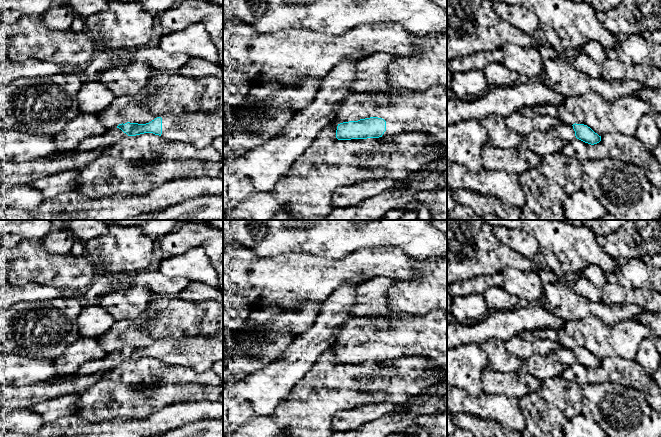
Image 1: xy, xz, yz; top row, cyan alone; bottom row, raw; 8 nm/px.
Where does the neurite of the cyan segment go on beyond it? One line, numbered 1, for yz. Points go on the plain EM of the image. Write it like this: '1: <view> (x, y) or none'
1: yz (564, 356)

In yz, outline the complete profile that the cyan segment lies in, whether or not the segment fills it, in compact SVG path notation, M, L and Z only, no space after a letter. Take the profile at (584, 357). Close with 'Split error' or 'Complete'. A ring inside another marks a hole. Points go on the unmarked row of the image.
M561 347L556 351L553 351L550 356L563 366L569 366L575 360L577 363L594 369L601 365L601 360L595 357L590 351L584 348L568 349Z. Split error

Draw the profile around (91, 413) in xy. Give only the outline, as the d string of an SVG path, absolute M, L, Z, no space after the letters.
M102 378L94 386L86 389L76 402L79 417L90 423L100 423L113 418L146 418L181 401L208 400L223 403L223 384L219 386L206 386L201 384L167 384L158 383L157 386L147 391L142 384L128 385L108 378Z

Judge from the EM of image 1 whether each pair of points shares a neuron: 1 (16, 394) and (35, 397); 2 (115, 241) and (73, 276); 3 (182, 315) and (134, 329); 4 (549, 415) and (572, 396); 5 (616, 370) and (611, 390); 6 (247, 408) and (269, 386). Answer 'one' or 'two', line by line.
1: one
2: two
3: one
4: one
5: two
6: one

